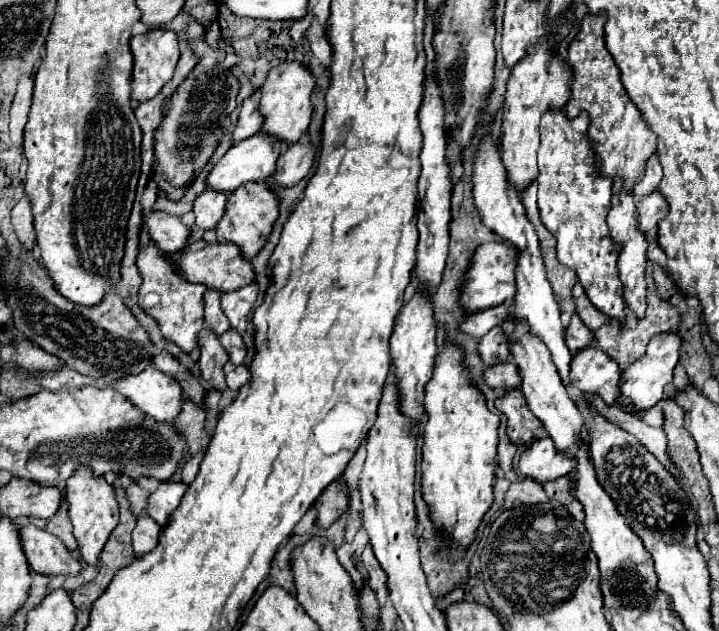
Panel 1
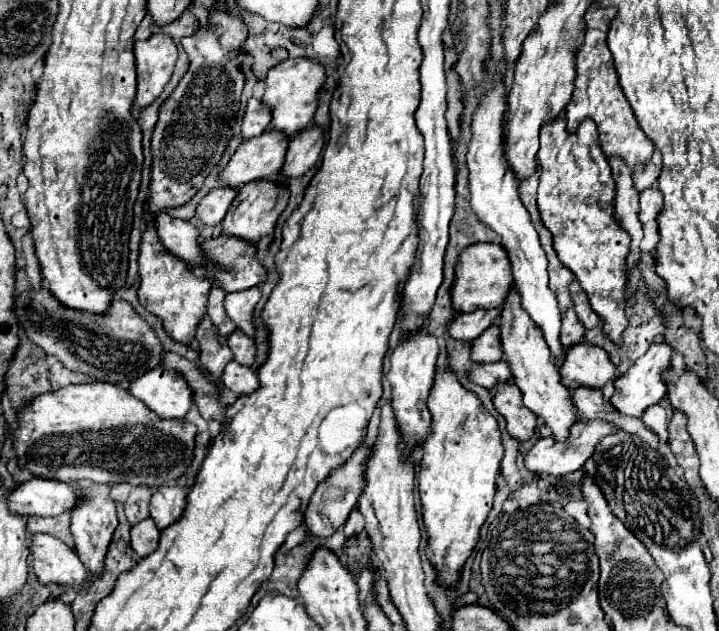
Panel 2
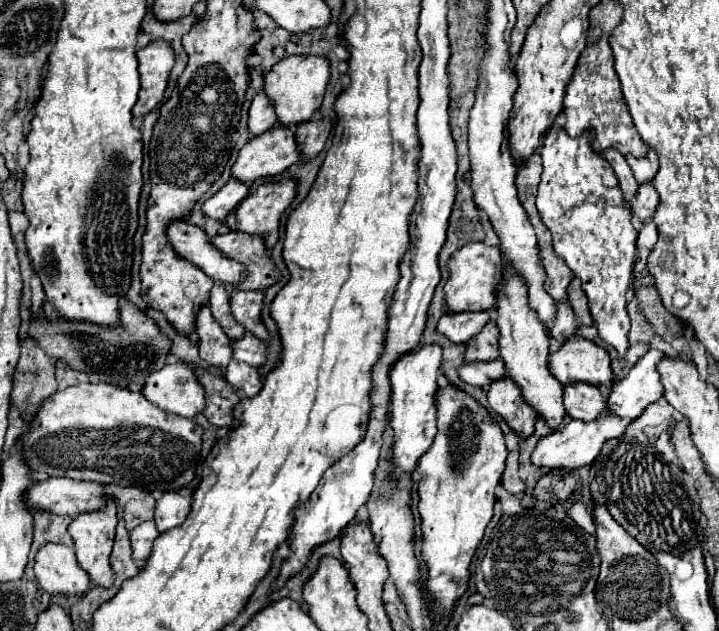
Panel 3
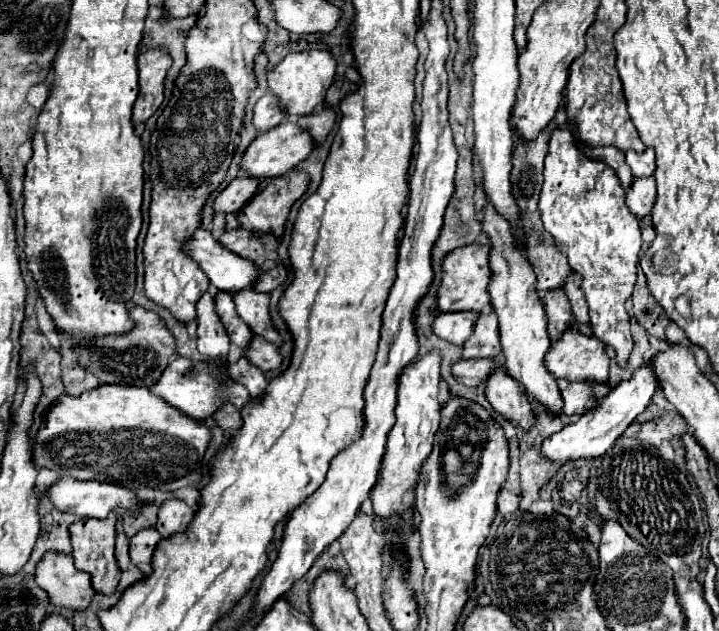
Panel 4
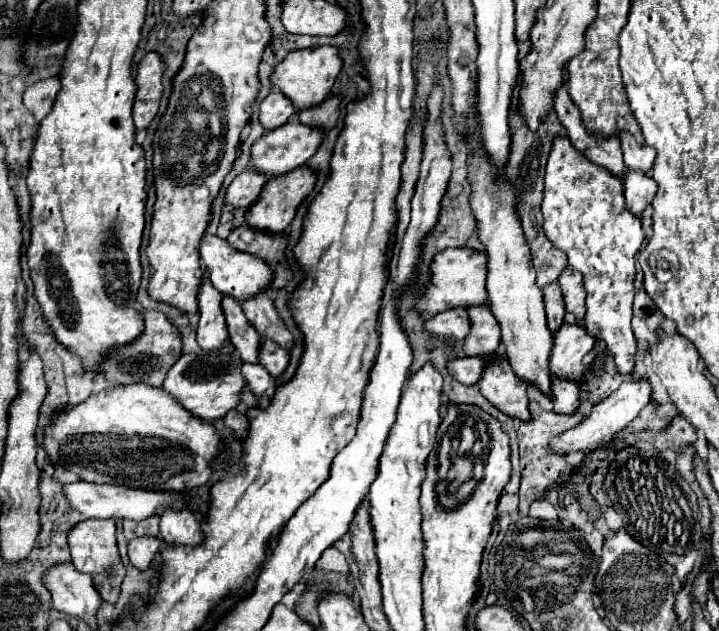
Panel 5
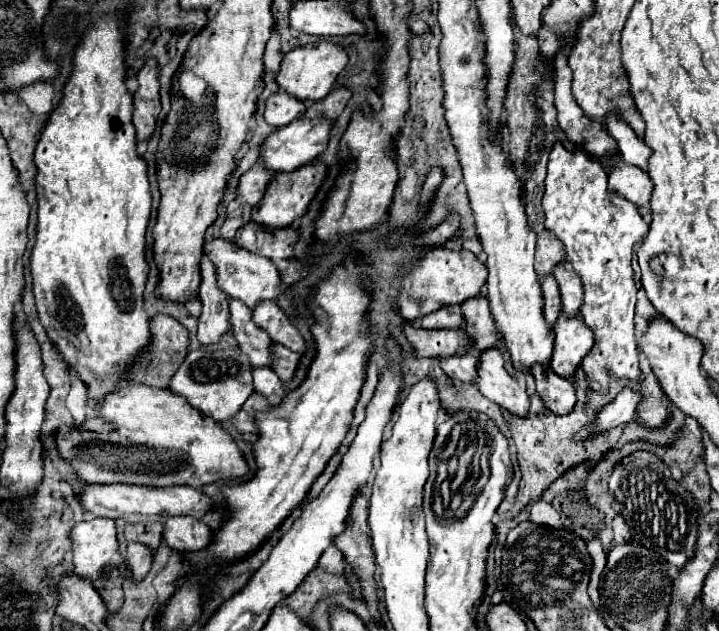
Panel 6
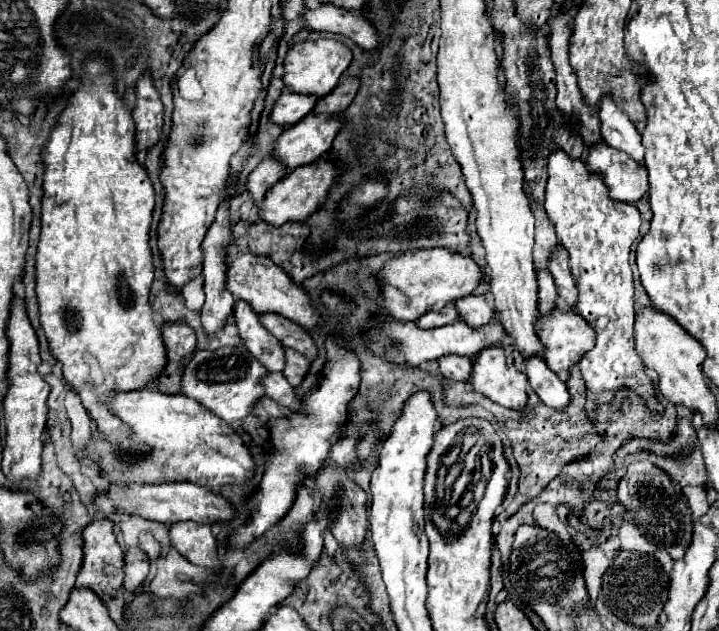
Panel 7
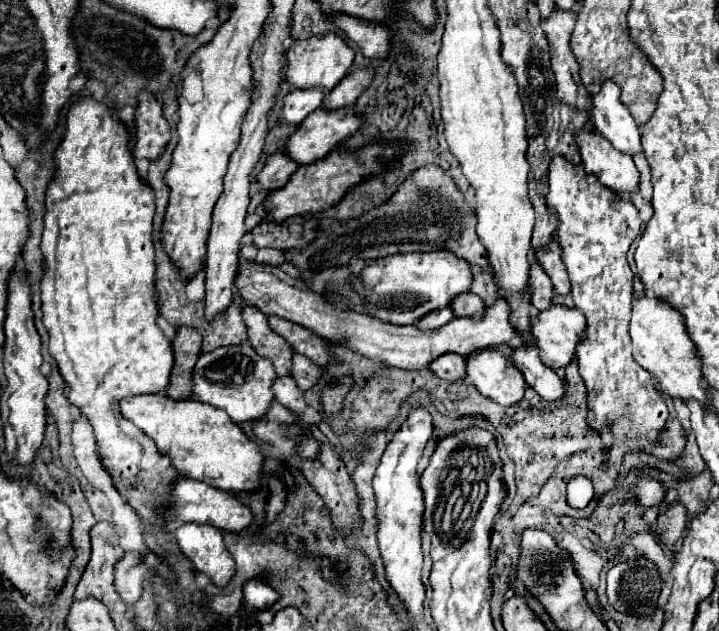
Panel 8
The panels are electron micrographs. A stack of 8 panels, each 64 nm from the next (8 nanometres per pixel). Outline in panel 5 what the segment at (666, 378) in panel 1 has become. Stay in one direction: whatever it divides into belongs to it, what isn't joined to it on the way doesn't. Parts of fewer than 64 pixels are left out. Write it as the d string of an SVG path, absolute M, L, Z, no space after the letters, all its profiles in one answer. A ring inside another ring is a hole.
M640 380L640 382L624 382L612 396L608 396L598 406L594 406L592 412L590 412L590 416L582 424L566 430L562 436L556 436L552 448L556 452L562 452L562 454L596 450L596 448L604 446L604 442L602 442L604 438L616 436L626 424L630 424L648 402L650 402L650 382L646 382L646 380Z

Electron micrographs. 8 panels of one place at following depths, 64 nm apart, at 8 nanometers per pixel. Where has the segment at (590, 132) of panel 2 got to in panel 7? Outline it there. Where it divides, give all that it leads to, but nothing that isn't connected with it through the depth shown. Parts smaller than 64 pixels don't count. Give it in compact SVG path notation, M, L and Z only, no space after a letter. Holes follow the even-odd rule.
M558 150L550 156L548 160L548 186L546 186L546 202L544 208L550 216L550 220L556 226L556 236L560 244L568 250L570 254L570 270L578 288L578 302L576 310L586 318L586 322L594 328L596 332L596 346L588 352L582 354L578 368L582 372L582 378L586 382L586 414L590 420L596 420L596 410L602 404L612 404L614 396L620 388L628 388L634 394L638 394L648 410L664 414L664 406L656 398L656 390L650 382L650 378L644 372L642 360L638 360L638 354L634 352L634 286L632 286L632 270L628 264L628 254L632 242L640 236L640 226L642 218L640 212L636 210L634 204L622 204L610 198L606 184L598 180L598 176L586 172L586 164L578 158L572 160L566 152Z

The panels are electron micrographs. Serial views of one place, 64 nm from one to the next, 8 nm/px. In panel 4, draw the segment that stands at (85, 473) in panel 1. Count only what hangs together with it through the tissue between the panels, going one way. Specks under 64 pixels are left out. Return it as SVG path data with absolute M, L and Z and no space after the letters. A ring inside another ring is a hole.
M110 514L106 520L98 518L82 518L70 526L70 538L72 538L72 558L74 566L82 572L90 572L92 586L100 594L112 594L120 582L120 566L114 556L114 540L116 540L116 516Z

